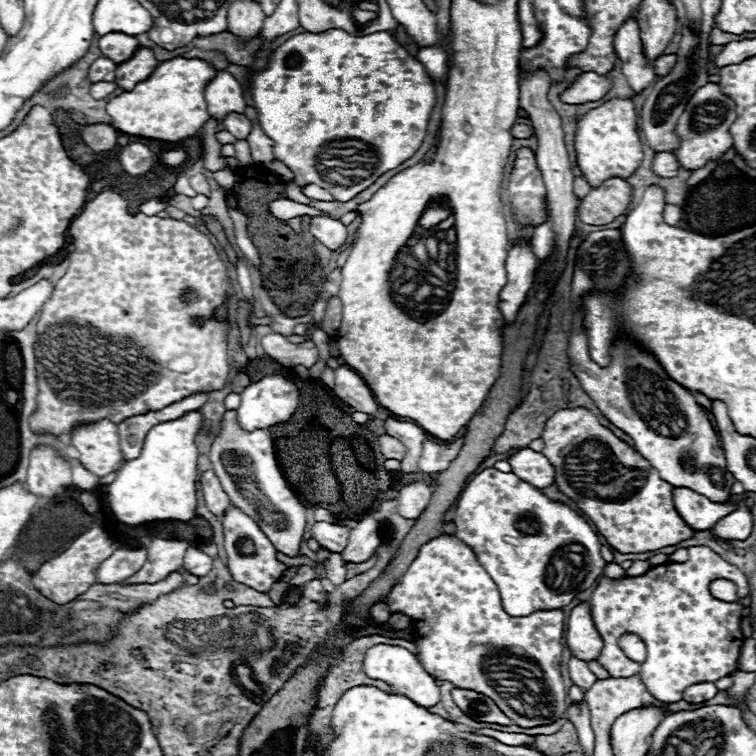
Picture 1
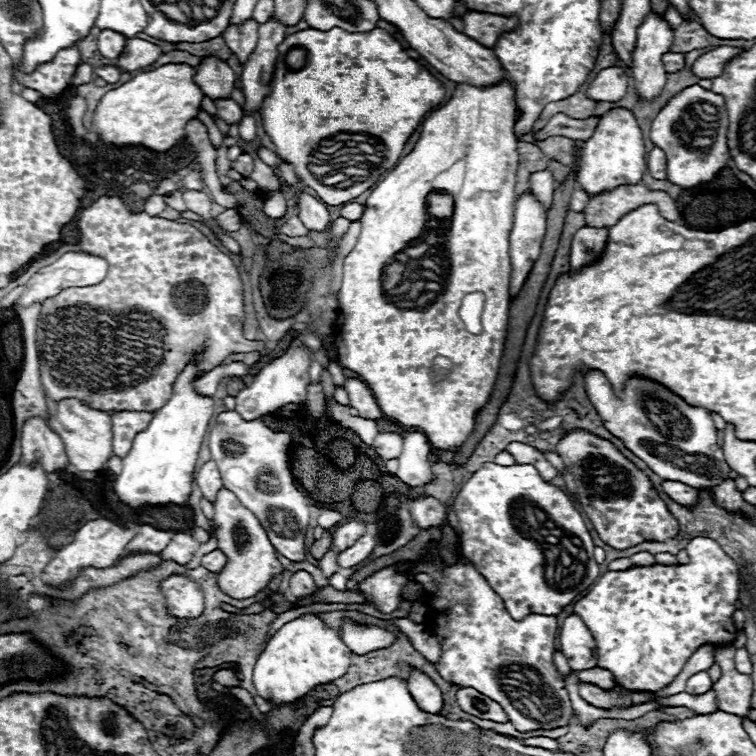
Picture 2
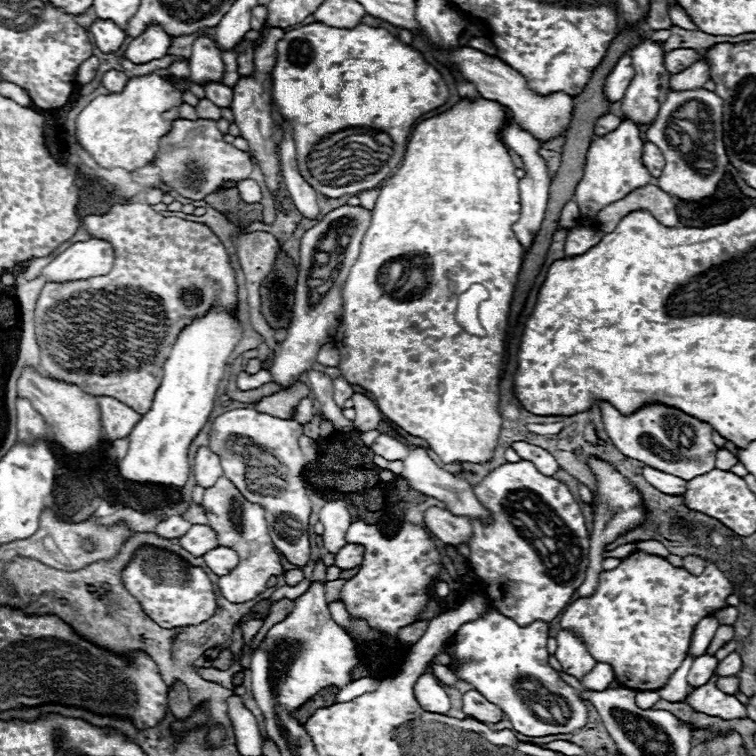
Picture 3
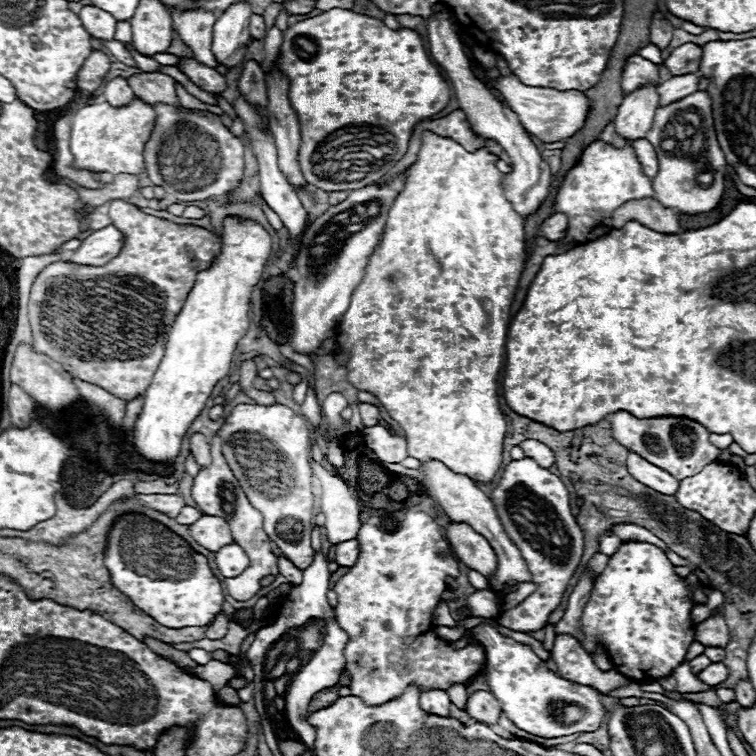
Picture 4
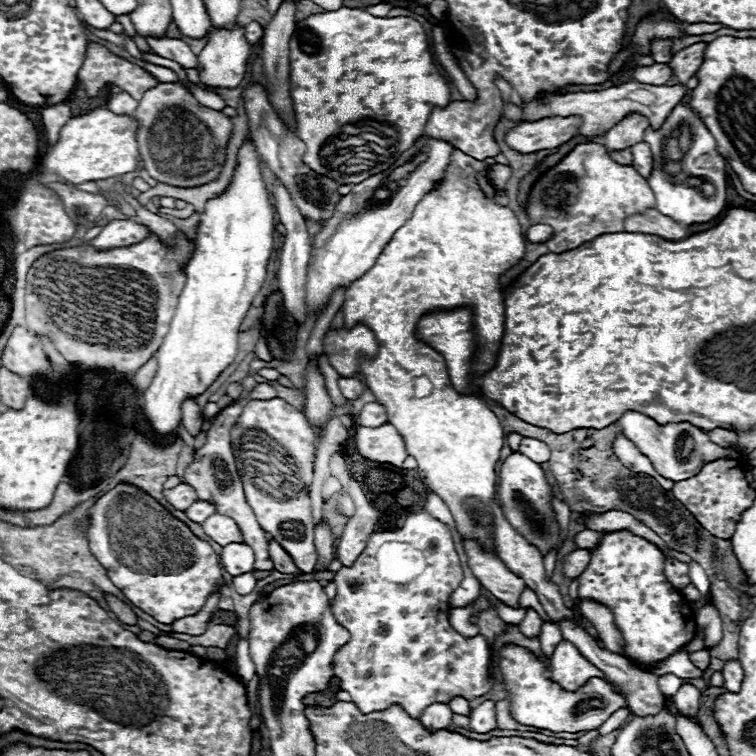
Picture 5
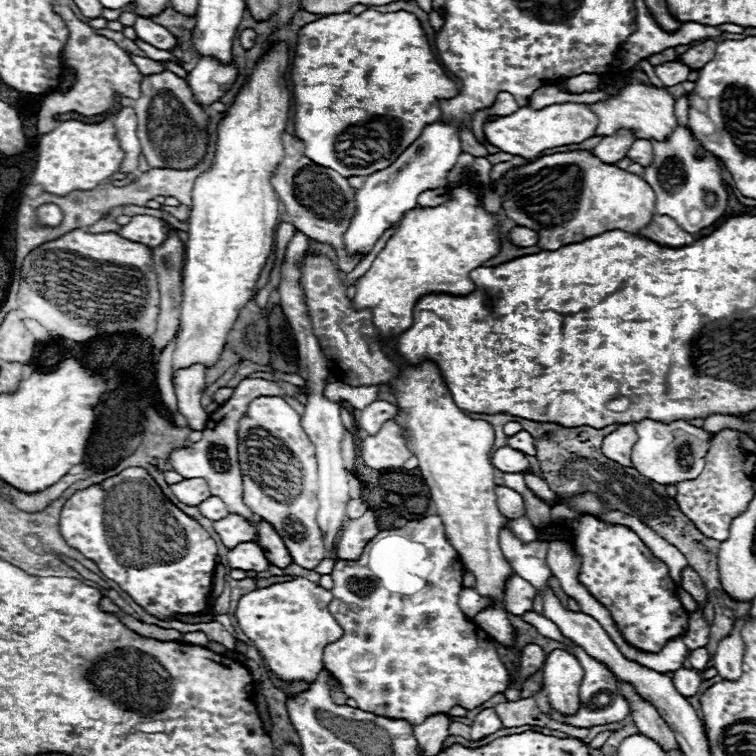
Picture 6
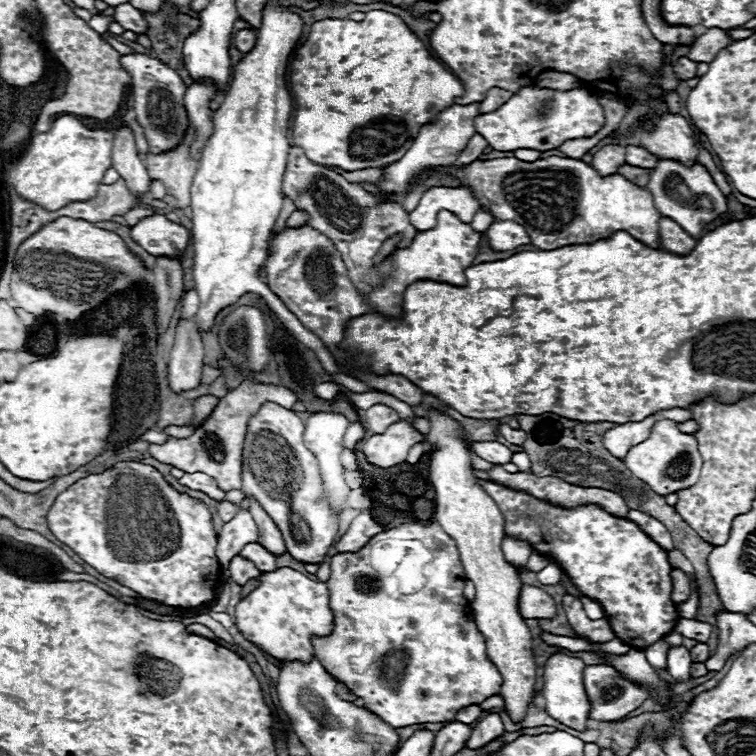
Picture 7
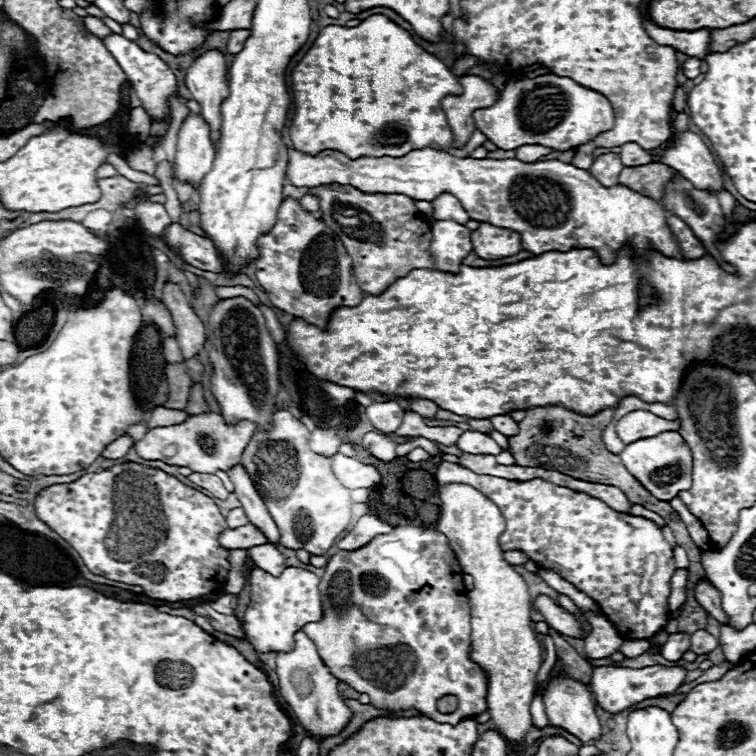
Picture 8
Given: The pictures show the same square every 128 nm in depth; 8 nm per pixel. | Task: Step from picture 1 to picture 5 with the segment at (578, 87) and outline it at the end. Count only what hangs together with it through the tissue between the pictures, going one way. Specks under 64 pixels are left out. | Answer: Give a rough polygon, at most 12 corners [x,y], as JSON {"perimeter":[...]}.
{"perimeter":[[668,64],[636,66],[636,82],[668,82]]}

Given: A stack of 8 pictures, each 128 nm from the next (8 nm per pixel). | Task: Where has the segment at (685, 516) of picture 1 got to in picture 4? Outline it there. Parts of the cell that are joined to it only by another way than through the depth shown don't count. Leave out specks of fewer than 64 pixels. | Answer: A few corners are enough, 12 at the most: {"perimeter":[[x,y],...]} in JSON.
{"perimeter":[[628,452],[630,474],[660,494],[674,496],[680,482]]}

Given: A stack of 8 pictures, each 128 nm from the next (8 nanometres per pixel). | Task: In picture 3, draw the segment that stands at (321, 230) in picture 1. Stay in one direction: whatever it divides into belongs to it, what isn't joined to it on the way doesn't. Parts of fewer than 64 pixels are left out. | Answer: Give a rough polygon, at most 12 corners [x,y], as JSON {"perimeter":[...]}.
{"perimeter":[[286,124],[280,144],[284,184],[298,212],[318,218],[318,192],[300,176]]}

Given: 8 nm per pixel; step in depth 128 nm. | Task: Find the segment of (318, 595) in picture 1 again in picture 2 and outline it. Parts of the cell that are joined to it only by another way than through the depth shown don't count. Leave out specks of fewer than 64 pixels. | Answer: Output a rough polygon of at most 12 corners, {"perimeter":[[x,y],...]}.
{"perimeter":[[296,572],[290,580],[292,596],[316,592],[316,582],[308,572]]}

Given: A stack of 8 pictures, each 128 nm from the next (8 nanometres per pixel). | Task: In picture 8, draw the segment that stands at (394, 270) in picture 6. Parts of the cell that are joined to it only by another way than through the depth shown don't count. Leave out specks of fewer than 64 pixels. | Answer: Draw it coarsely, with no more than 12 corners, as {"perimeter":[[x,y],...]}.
{"perimeter":[[454,220],[432,226],[434,268],[458,274],[472,252],[470,230]]}

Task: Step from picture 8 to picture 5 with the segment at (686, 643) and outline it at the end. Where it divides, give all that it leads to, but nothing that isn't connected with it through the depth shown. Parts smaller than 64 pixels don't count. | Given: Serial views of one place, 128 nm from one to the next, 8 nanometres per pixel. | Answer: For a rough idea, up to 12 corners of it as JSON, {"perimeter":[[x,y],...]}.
{"perimeter":[[682,684],[674,696],[680,714],[698,724],[700,692],[692,684]]}

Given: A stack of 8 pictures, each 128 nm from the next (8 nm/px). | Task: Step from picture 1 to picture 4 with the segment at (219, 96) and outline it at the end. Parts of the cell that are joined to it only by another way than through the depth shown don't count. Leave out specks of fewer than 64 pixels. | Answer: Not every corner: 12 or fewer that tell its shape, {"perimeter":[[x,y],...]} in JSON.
{"perimeter":[[204,10],[172,12],[176,32],[192,56],[218,68],[212,26],[218,16]]}

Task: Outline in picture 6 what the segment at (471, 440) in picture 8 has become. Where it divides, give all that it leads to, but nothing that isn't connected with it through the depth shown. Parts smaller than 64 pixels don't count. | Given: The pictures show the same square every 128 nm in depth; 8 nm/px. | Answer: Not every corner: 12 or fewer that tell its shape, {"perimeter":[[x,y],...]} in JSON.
{"perimeter":[[510,446],[490,460],[502,472],[532,472],[526,454]]}

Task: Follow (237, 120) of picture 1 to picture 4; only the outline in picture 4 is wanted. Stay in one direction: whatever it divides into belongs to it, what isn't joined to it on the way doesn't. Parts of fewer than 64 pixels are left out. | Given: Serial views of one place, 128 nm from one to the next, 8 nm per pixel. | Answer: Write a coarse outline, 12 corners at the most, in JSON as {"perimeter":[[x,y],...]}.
{"perimeter":[[194,58],[180,70],[202,90],[222,94],[226,78]]}

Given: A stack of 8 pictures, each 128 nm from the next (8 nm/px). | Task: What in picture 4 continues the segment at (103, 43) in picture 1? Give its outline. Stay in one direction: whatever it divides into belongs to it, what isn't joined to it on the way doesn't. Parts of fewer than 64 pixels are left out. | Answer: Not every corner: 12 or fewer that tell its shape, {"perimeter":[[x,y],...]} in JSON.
{"perimeter":[[96,6],[80,20],[90,36],[114,40],[116,20]]}

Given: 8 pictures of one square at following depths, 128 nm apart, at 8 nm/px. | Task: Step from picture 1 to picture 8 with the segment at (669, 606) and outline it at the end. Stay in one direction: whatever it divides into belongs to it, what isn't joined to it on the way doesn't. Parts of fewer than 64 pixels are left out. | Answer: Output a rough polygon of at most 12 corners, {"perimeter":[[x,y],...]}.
{"perimeter":[[440,462],[520,550],[600,606],[624,640],[670,618],[672,548],[654,522],[540,478]]}

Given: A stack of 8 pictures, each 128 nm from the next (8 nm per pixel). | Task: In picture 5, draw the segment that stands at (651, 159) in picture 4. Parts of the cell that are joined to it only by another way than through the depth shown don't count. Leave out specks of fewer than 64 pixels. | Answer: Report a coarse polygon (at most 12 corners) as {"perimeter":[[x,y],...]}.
{"perimeter":[[646,142],[632,146],[634,168],[644,178],[652,172],[652,152]]}

